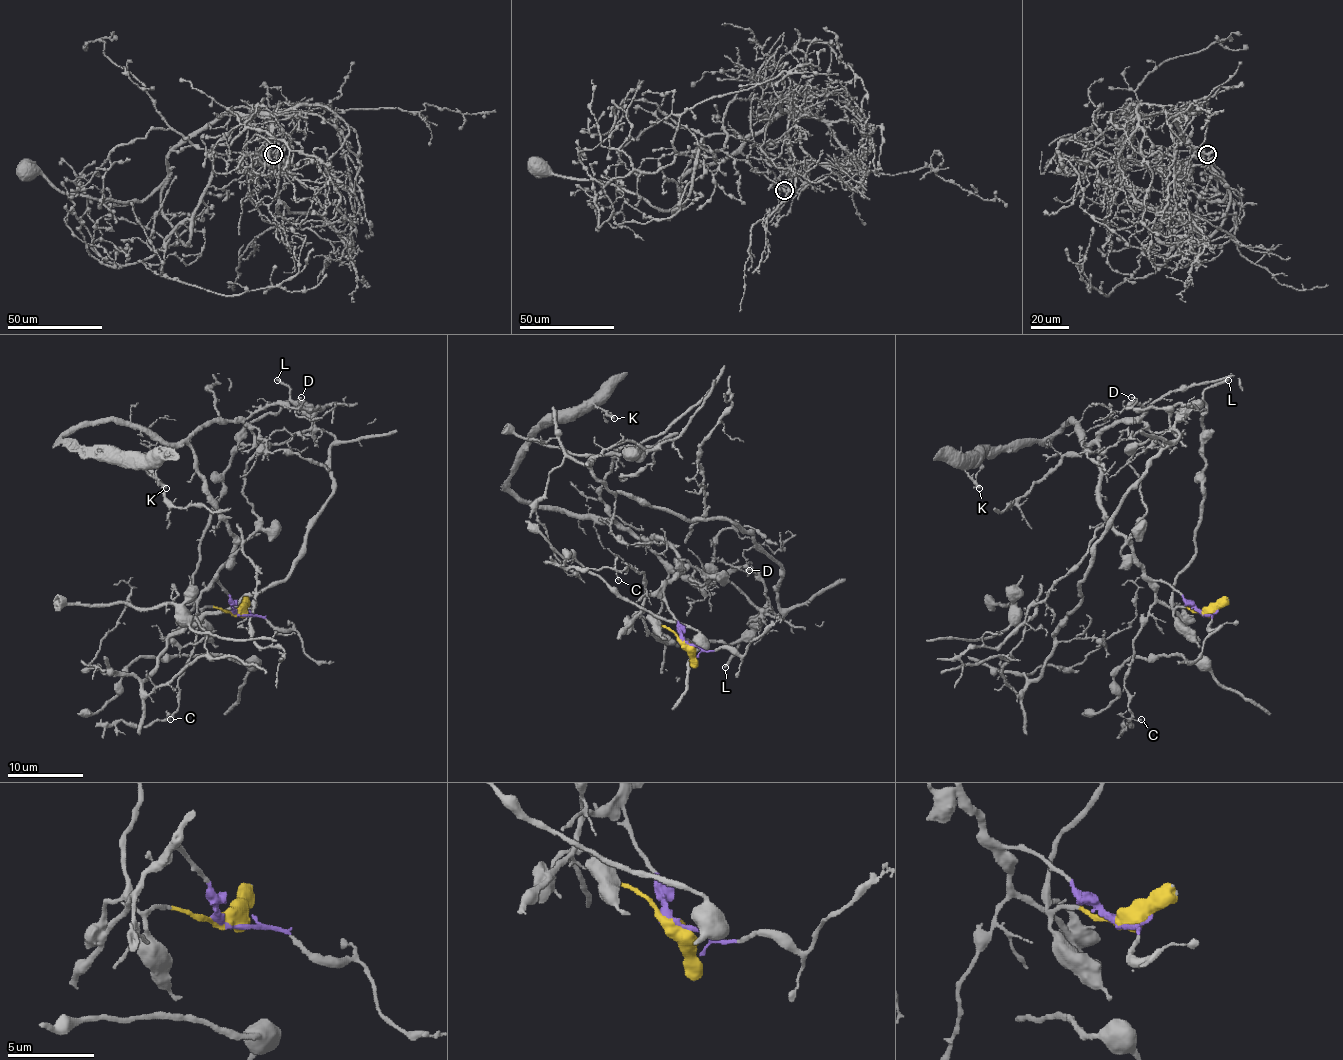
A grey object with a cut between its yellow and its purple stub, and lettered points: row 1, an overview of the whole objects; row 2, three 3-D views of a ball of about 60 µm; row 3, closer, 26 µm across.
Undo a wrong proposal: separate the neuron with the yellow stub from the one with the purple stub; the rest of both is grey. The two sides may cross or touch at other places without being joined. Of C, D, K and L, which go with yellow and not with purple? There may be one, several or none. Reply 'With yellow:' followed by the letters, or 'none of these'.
With yellow: L

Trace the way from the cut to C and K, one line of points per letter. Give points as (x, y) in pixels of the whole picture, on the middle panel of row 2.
C: (685, 643), (681, 626), (664, 597), (648, 595), (645, 574), (626, 563), (626, 567), (616, 573), (618, 580)
K: (685, 643), (664, 592), (681, 557), (664, 540), (527, 504), (509, 487), (544, 426), (593, 405), (614, 418)

